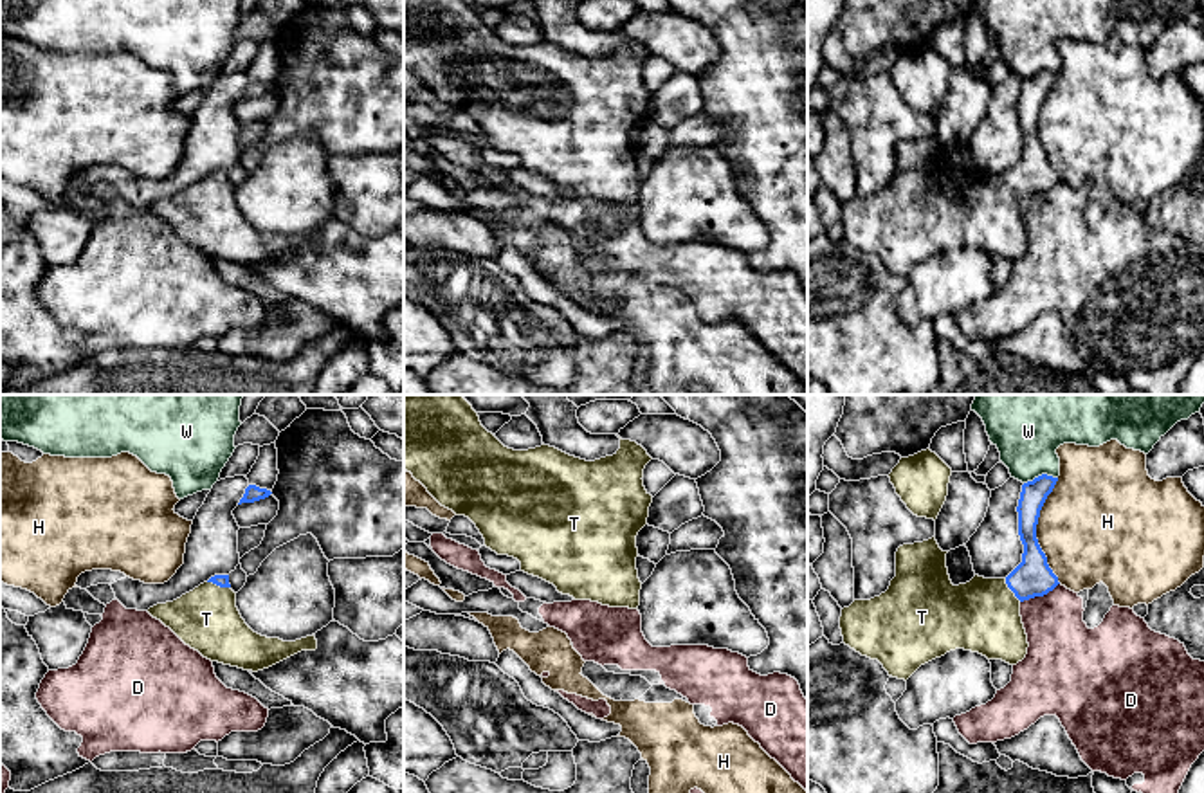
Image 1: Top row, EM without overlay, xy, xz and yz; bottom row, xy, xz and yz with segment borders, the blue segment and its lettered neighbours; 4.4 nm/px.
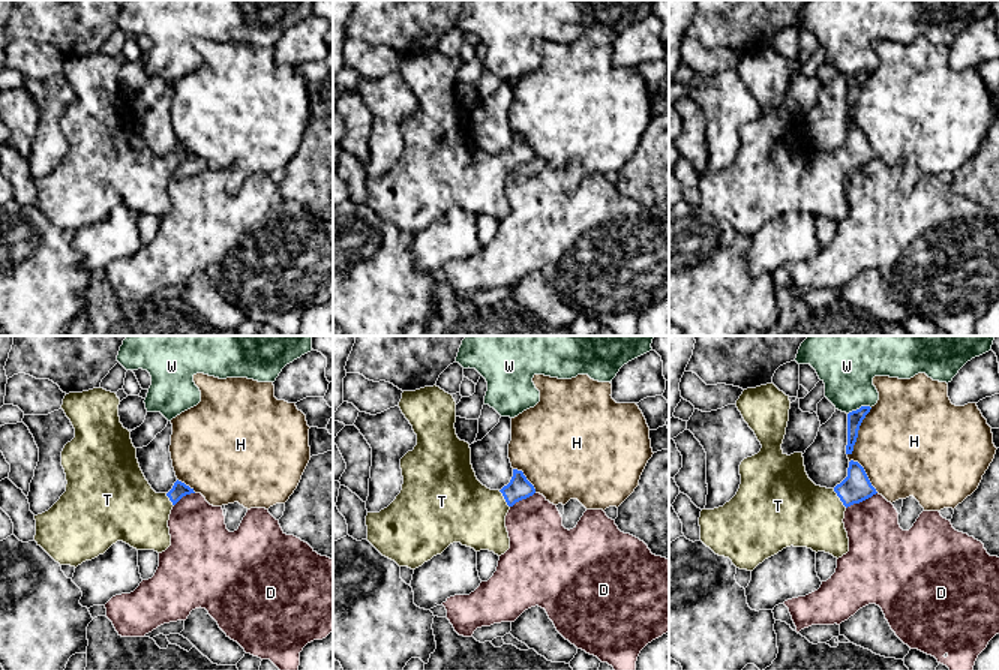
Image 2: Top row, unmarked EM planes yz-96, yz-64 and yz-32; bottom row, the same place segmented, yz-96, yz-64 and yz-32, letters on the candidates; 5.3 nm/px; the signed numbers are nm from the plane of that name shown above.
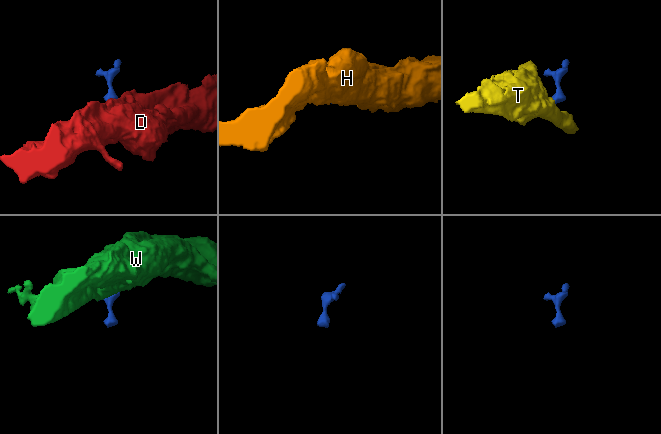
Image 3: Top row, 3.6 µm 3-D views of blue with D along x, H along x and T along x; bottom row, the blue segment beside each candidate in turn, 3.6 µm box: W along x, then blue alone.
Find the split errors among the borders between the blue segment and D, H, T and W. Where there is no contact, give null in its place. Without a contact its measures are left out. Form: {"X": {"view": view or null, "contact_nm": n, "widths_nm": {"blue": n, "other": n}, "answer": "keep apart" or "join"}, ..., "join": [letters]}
{"D": {"view": "yz", "contact_nm": 200, "widths_nm": {"blue": 170, "other": 280}, "answer": "keep apart"}, "H": {"view": "yz", "contact_nm": 480, "widths_nm": {"blue": 170, "other": 480}, "answer": "keep apart"}, "T": {"view": "xy", "contact_nm": 110, "widths_nm": {"blue": 60, "other": 280}, "answer": "join"}, "W": {"view": "yz", "contact_nm": 160, "widths_nm": {"blue": 120, "other": 280}, "answer": "keep apart"}, "join": ["T"]}

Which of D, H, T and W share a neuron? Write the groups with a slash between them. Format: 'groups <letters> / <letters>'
groups D / H / T / W

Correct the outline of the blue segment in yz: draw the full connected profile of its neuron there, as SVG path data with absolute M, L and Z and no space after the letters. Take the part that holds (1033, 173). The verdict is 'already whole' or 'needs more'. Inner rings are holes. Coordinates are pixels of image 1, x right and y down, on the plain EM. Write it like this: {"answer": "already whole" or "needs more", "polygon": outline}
{"answer": "needs more", "polygon": "M1042 70L1022 81L1018 96L1018 132L1024 141L1022 159L1006 175L984 175L975 171L970 178L953 182L946 164L946 150L935 133L903 141L896 148L896 173L880 193L854 196L842 205L840 225L844 240L878 256L889 272L908 276L921 261L964 245L988 256L1002 256L1017 261L1027 251L1027 231L1020 213L1024 196L1044 193L1060 178L1047 160L1036 135L1040 106L1053 88L1058 74Z"}

